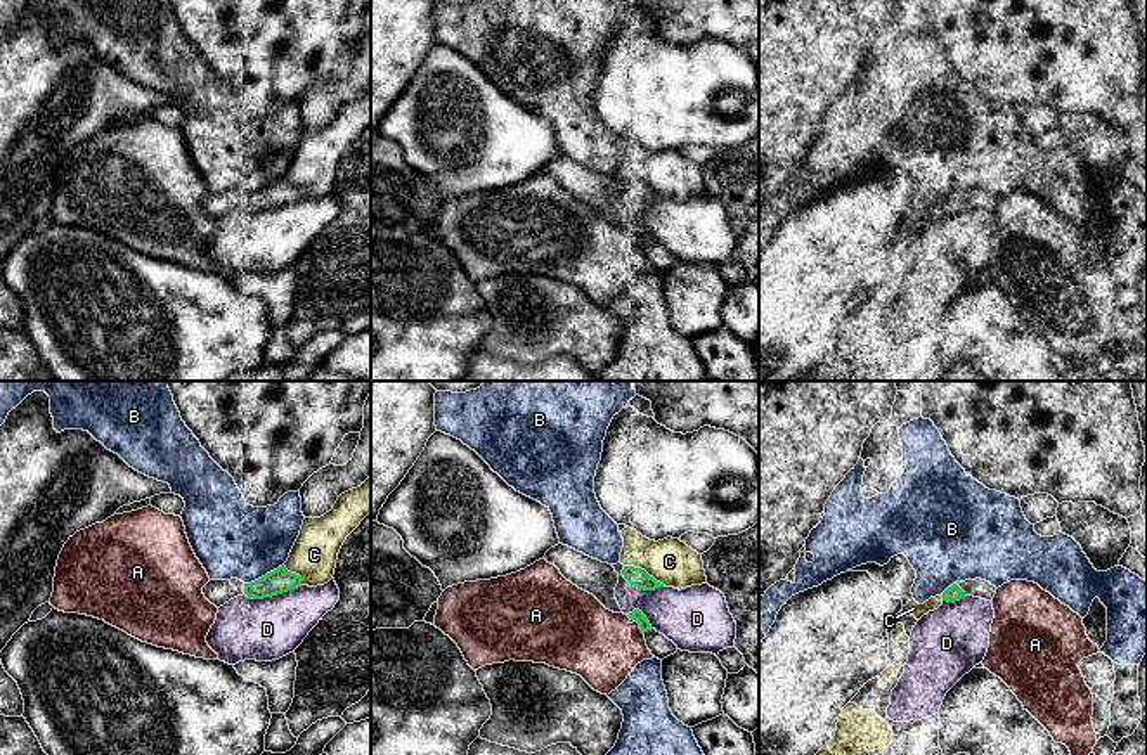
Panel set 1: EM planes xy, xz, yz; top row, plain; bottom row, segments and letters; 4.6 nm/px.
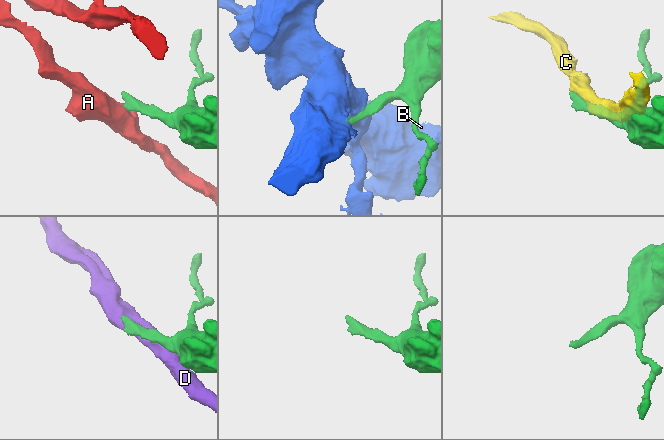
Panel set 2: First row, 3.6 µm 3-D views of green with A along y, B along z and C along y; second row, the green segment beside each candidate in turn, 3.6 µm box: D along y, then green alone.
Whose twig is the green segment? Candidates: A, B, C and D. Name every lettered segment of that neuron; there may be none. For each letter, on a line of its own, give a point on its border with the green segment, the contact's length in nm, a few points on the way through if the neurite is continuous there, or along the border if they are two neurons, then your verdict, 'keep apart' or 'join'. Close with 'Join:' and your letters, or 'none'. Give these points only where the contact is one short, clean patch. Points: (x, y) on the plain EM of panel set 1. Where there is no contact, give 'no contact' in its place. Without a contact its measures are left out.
A: xz (638, 234) | 130 nm | keep apart
B: xy (265, 187) | 200 nm | along xy (283, 175), (245, 196) | keep apart
C: xz (643, 182) | 220 nm | keep apart
D: xy (272, 206) | 280 nm | keep apart
Join: none

